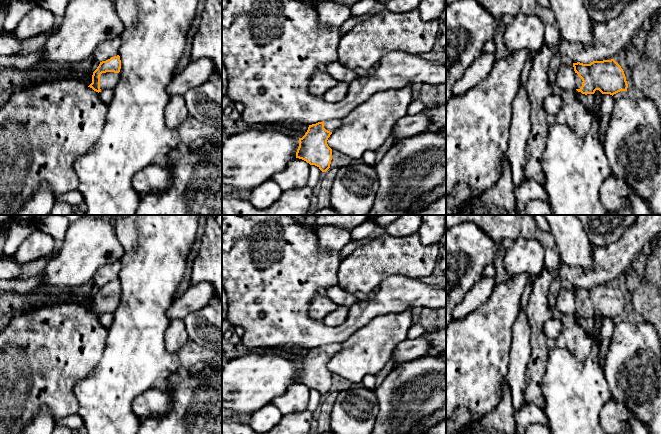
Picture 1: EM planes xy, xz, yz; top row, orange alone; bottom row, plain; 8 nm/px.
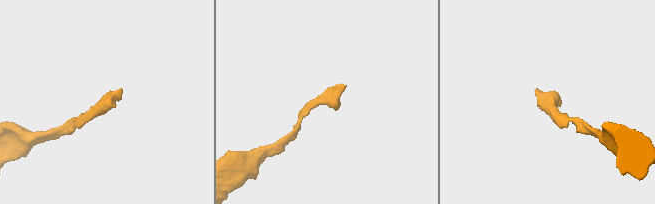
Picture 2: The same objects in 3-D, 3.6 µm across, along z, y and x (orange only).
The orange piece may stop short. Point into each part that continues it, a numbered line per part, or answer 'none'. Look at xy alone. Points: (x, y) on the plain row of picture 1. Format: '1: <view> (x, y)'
1: xy (109, 303)

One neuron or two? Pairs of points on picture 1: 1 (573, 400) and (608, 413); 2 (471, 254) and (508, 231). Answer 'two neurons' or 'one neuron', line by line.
1: two neurons
2: two neurons

